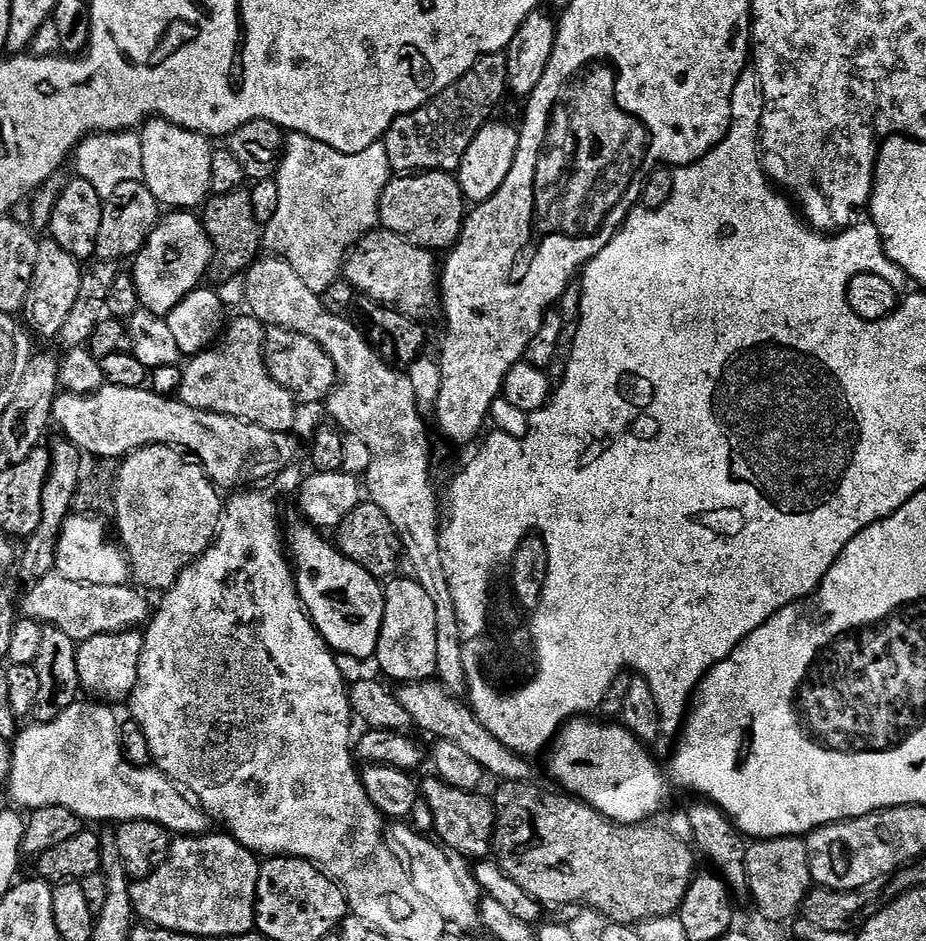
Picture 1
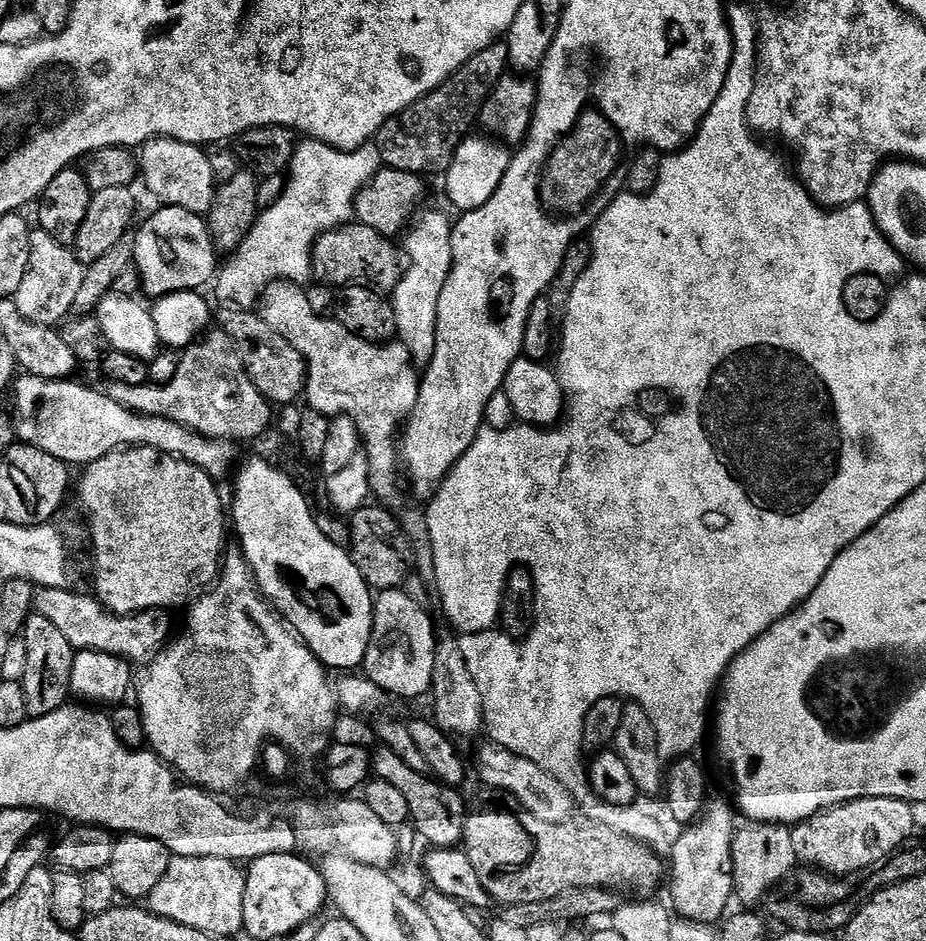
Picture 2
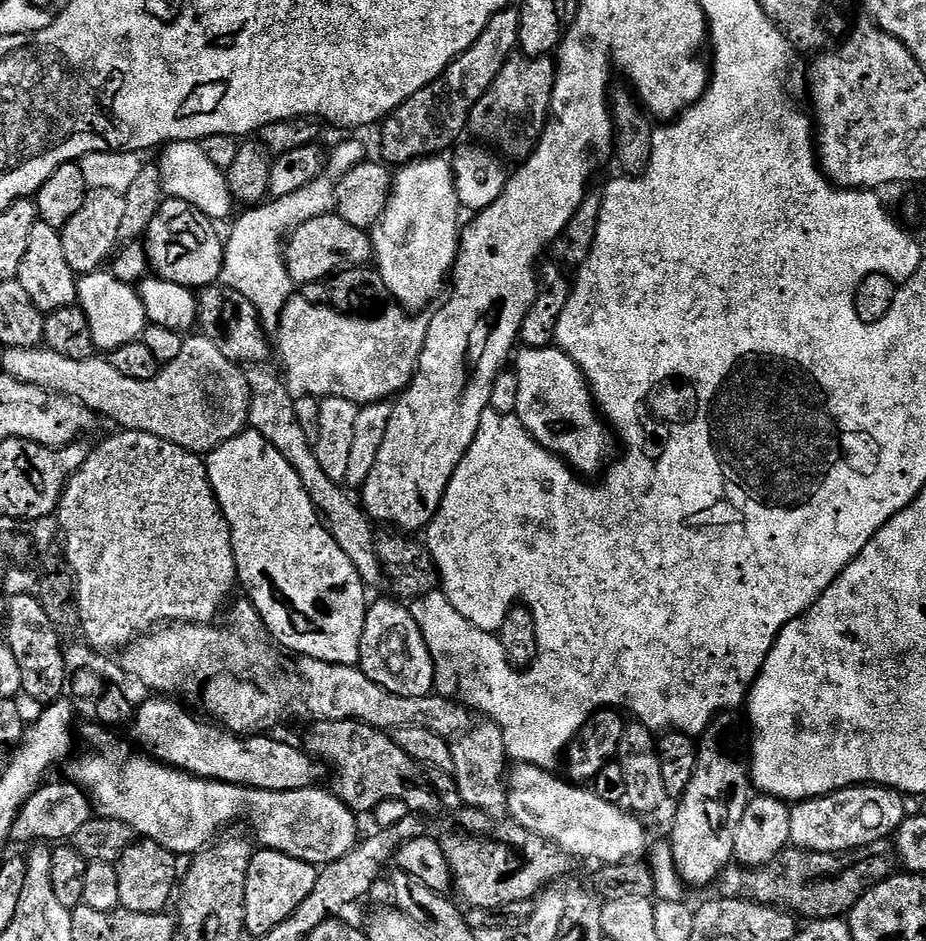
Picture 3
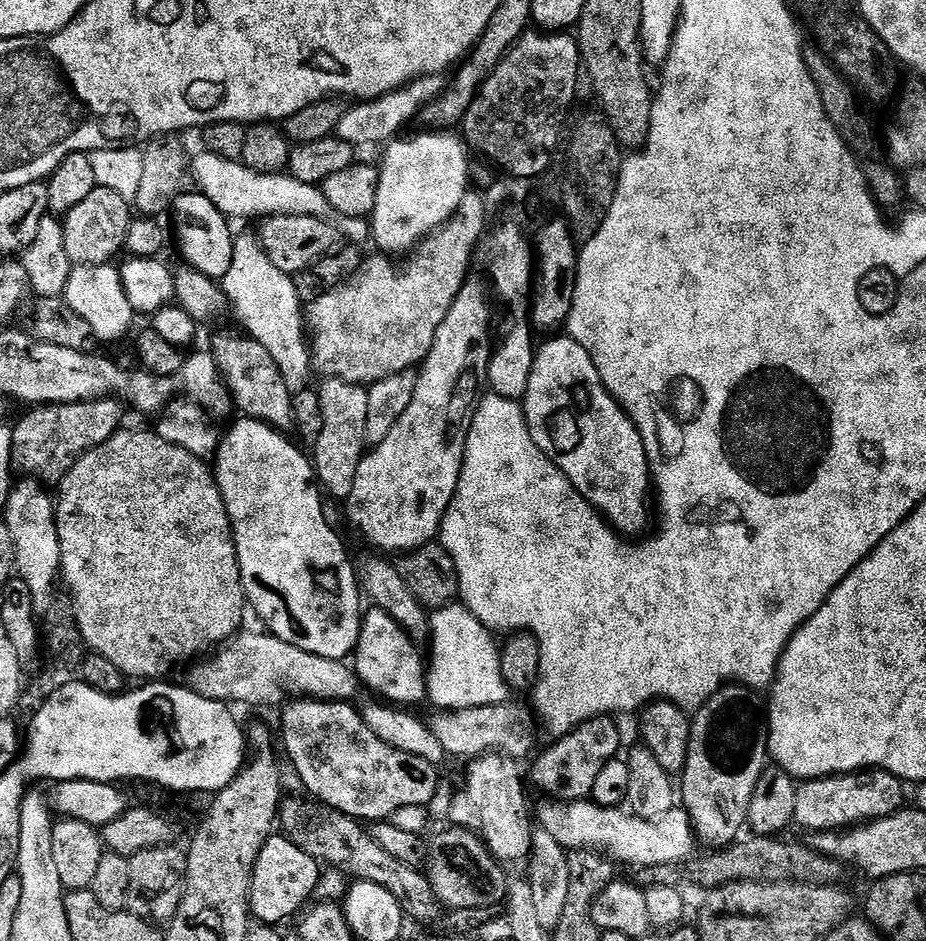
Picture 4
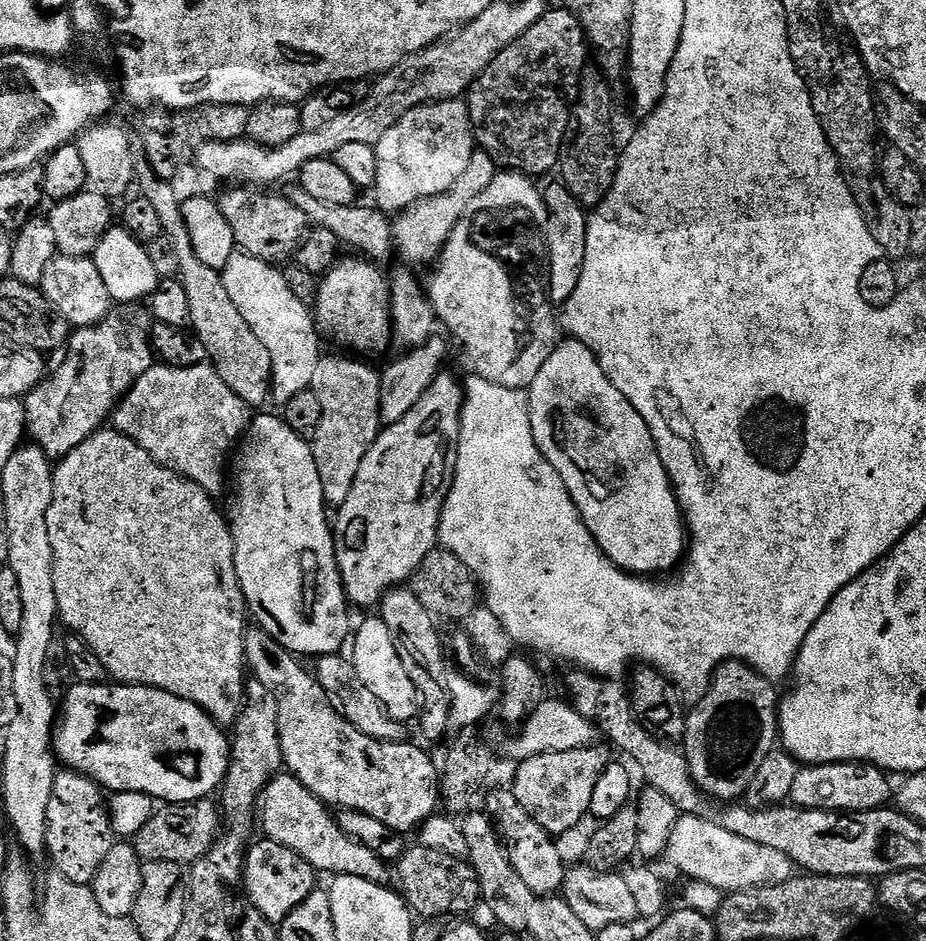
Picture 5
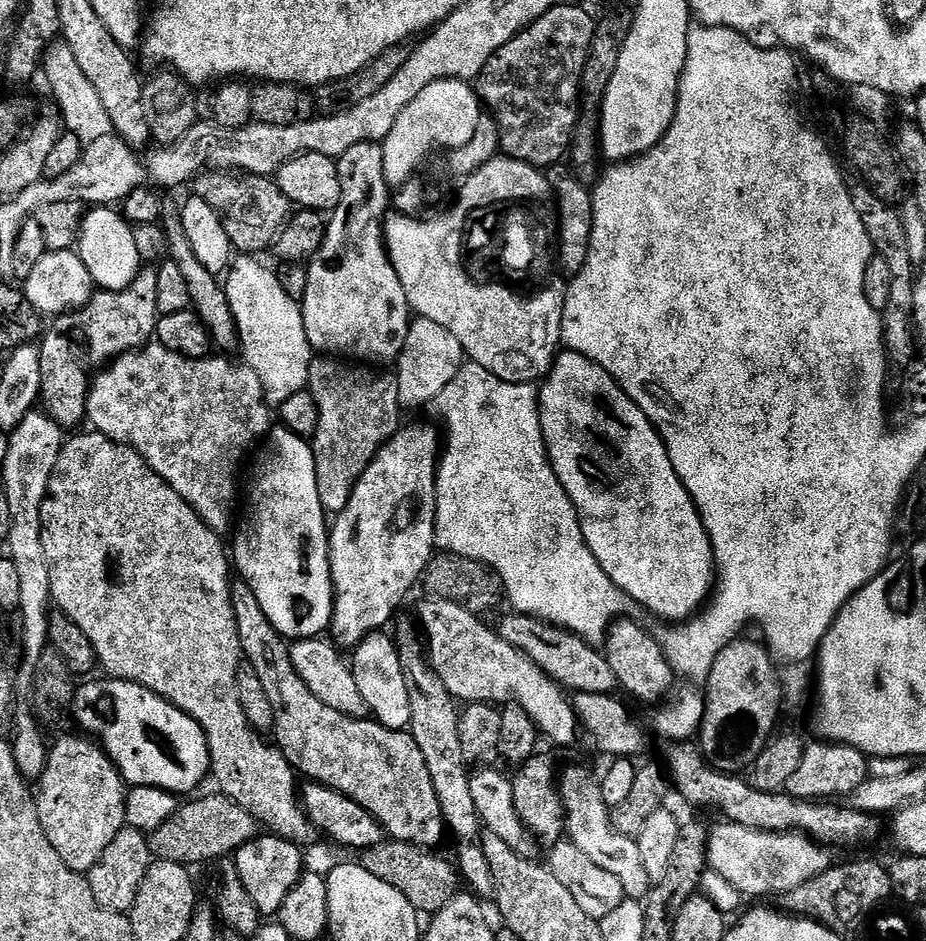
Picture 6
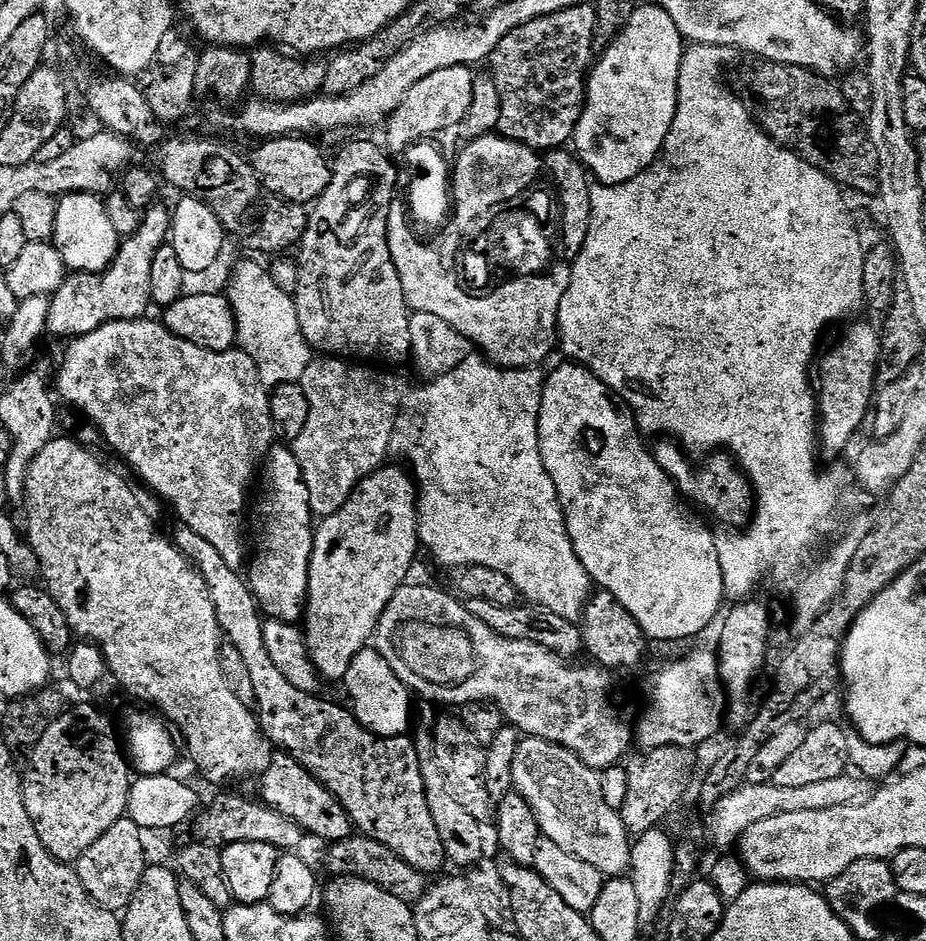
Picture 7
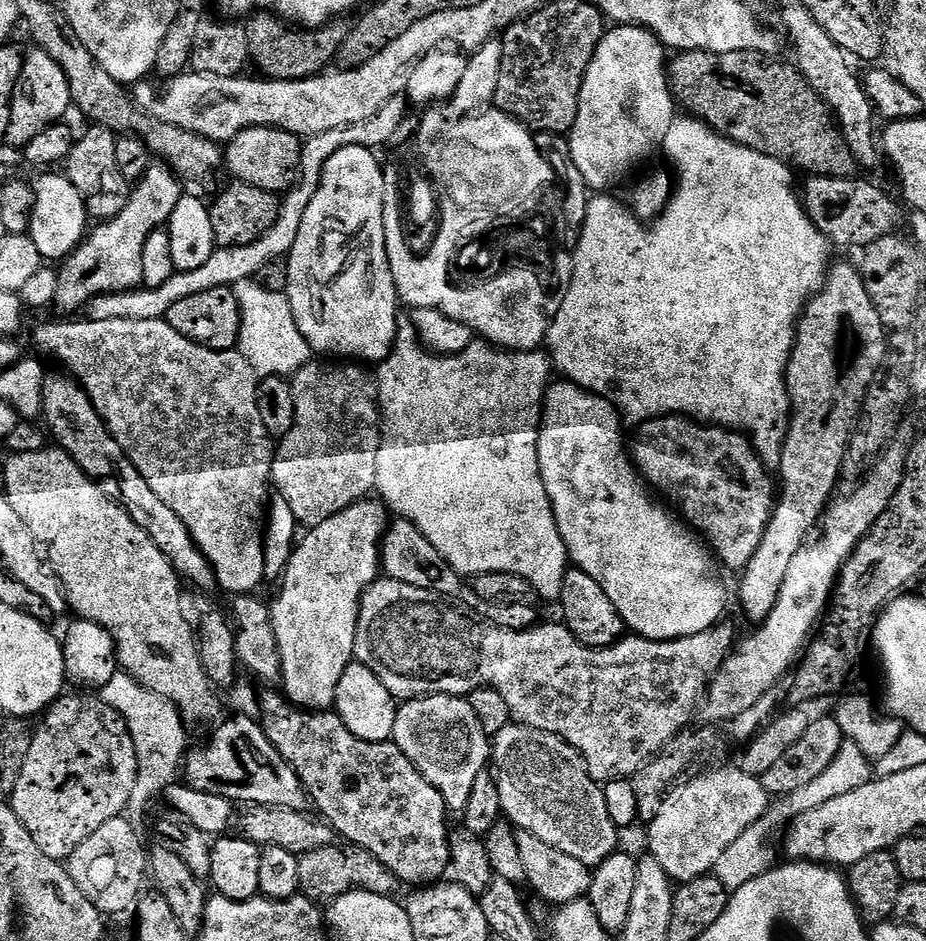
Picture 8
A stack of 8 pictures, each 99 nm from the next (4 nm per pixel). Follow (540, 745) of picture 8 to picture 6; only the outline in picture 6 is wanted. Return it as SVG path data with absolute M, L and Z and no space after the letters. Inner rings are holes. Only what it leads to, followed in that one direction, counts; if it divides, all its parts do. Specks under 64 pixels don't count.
M568 768L558 780L558 795L564 805L564 826L567 839L586 856L590 862L602 866L618 882L622 882L622 890L629 900L643 901L650 887L650 877L642 862L642 854L638 854L635 839L624 836L612 825L610 809L604 805L600 781L591 776L584 768Z

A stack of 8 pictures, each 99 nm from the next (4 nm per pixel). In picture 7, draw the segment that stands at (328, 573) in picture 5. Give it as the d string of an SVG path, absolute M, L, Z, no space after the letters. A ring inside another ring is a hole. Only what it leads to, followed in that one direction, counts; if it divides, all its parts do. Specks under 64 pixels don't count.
M273 447L267 453L267 464L268 489L264 492L264 505L260 508L260 545L252 560L250 587L265 617L296 622L303 617L308 599L314 513L295 451L291 447Z

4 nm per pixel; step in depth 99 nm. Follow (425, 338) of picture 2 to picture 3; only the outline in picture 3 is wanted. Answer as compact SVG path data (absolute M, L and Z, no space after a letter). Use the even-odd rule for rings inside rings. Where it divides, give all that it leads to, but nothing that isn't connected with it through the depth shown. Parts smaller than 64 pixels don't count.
M433 154L403 165L397 171L400 173L397 176L395 173L391 181L386 210L370 229L375 267L384 280L385 289L396 288L397 294L400 295L399 303L404 306L430 303L439 294L444 279L447 276L449 279L460 251L462 205L458 198L453 165L449 161L447 164L444 158L443 155Z

